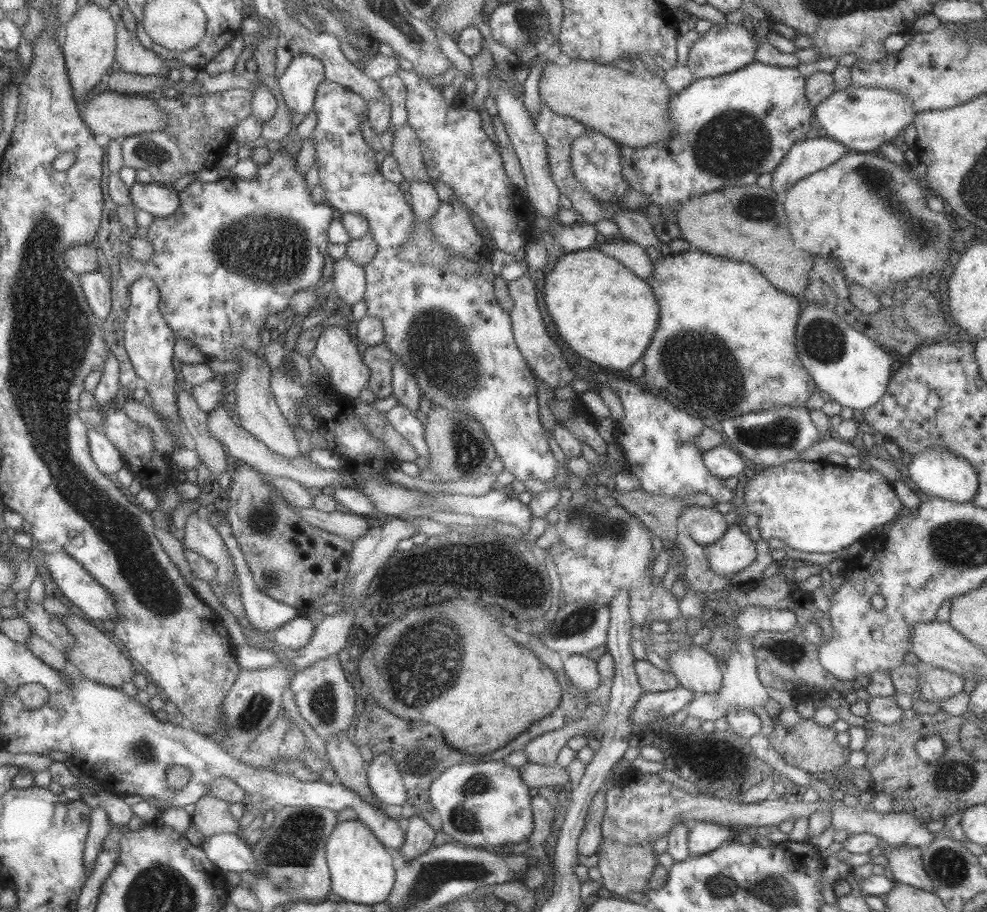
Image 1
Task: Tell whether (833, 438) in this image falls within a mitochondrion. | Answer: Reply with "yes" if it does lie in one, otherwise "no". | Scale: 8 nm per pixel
no

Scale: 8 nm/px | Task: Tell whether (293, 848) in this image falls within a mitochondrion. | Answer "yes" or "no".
yes

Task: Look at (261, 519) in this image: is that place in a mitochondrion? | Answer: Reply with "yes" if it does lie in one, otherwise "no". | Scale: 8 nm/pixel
yes

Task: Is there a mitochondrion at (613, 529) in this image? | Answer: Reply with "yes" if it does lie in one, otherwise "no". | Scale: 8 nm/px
yes

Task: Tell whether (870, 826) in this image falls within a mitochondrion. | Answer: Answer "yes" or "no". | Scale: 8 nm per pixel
no

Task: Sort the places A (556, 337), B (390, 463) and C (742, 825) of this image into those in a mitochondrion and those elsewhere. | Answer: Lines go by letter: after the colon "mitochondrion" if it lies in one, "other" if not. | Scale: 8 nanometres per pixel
A: other
B: other
C: other

